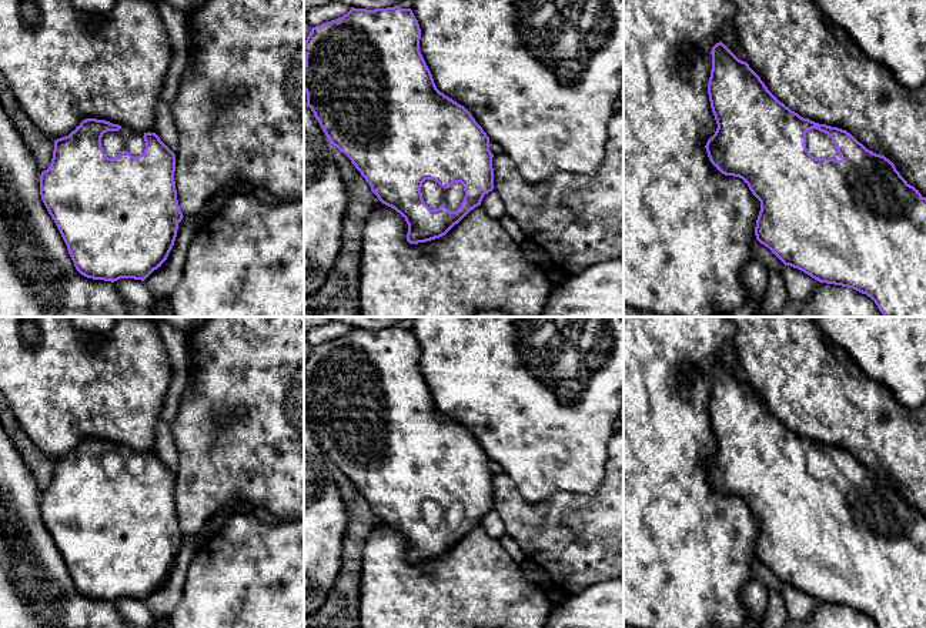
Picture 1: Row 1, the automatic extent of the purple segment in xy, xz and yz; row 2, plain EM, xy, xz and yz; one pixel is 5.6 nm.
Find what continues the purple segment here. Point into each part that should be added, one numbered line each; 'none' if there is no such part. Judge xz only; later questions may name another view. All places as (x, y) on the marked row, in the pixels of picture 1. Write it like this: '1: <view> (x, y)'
1: xz (434, 196)

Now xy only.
1: xy (113, 143)

